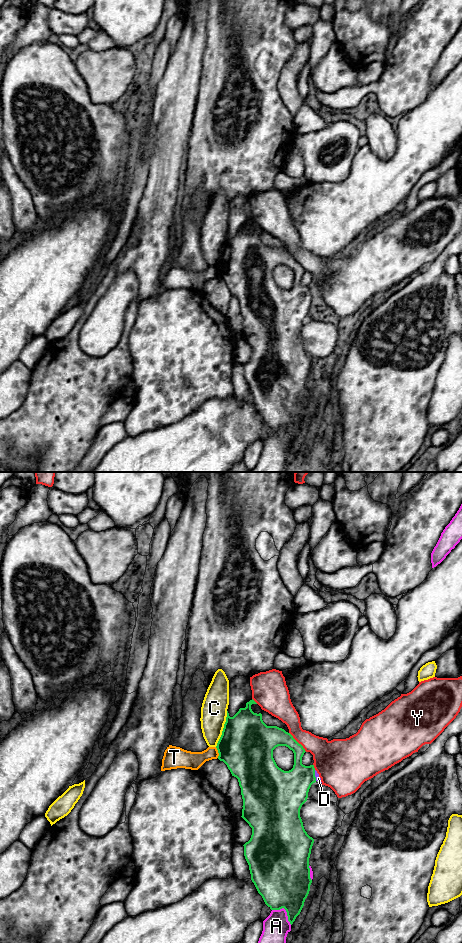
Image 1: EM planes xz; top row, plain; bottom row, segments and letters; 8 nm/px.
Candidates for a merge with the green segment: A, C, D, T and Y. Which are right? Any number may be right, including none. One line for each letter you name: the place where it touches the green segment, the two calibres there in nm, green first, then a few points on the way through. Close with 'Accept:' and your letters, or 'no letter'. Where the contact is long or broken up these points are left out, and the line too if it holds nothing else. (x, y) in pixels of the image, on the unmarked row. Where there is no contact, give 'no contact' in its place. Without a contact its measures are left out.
Accept: no letter

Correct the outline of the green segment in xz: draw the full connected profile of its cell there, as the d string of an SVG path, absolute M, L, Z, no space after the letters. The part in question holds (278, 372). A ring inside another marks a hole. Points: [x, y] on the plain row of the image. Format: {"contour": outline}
{"contour": "M253 219L250 220L246 223L246 227L240 228L233 237L230 237L227 231L226 242L216 268L219 273L218 279L223 281L232 296L238 299L243 319L241 337L252 348L250 360L243 365L251 400L265 424L271 430L284 428L288 441L292 445L304 426L312 403L309 378L314 359L304 349L300 329L307 321L311 305L316 302L315 288L314 285L305 286L302 284L302 277L306 272L303 266L284 249L277 246L267 246L262 240L262 234L252 231L252 224L257 223ZM278 266L286 266L294 273L294 285L289 291L279 288L273 278L273 270Z"}

